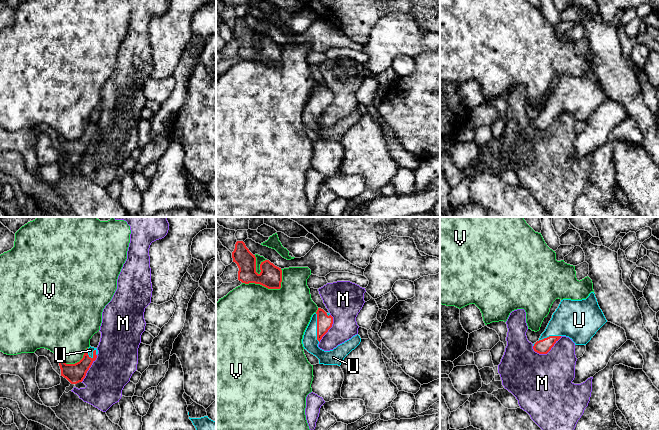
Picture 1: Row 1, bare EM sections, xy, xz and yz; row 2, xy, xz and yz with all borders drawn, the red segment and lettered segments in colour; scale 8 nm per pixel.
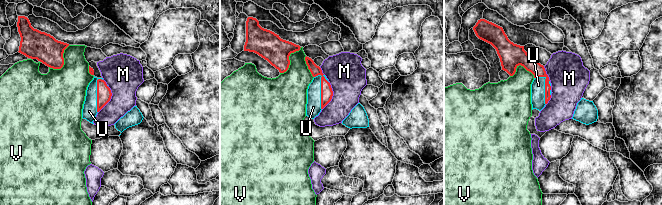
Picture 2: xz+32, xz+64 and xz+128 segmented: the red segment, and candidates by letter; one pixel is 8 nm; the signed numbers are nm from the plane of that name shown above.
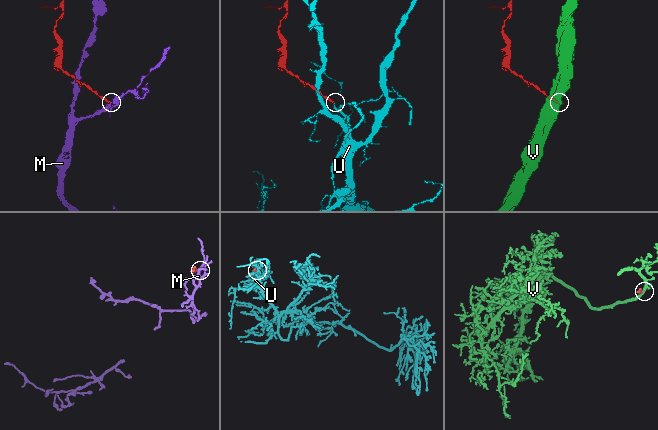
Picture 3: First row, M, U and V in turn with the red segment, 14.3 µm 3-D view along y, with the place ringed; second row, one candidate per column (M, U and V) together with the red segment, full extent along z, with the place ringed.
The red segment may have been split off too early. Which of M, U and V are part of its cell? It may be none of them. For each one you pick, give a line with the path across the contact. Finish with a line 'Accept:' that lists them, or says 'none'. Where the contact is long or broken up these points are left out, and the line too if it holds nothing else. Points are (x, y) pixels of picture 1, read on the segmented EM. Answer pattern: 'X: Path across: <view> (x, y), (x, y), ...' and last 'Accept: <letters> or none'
Accept: U

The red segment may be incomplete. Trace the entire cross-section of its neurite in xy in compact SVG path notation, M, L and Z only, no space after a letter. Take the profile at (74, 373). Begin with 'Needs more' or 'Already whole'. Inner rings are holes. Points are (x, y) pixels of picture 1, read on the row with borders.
Needs more. M90 346L85 350L83 358L75 364L66 364L64 361L59 360L61 376L71 384L82 382L92 363L96 360L97 354L97 348Z

